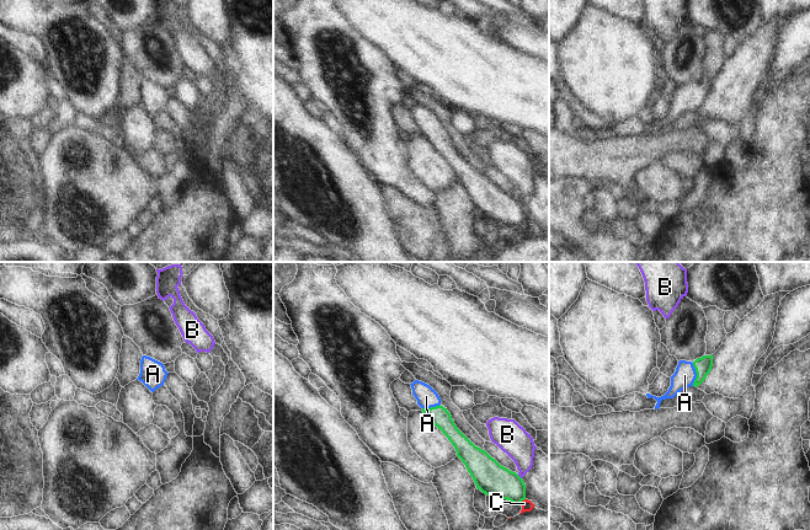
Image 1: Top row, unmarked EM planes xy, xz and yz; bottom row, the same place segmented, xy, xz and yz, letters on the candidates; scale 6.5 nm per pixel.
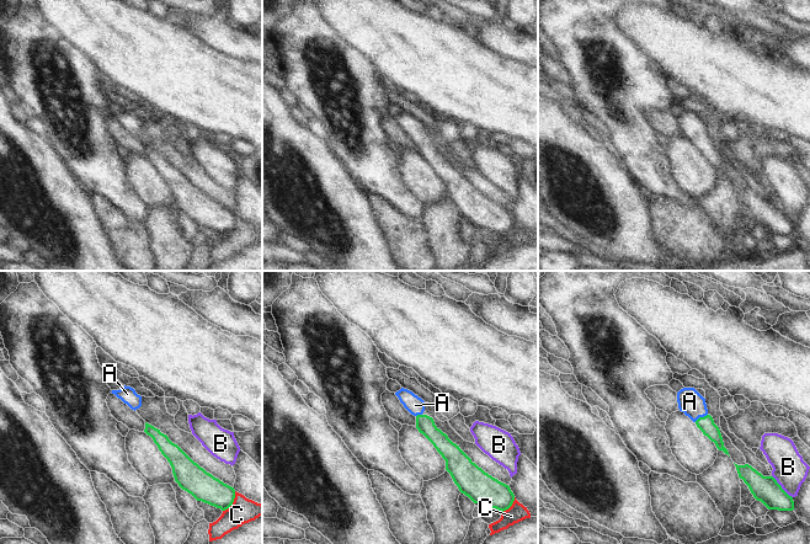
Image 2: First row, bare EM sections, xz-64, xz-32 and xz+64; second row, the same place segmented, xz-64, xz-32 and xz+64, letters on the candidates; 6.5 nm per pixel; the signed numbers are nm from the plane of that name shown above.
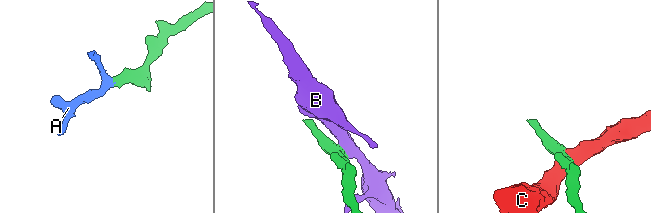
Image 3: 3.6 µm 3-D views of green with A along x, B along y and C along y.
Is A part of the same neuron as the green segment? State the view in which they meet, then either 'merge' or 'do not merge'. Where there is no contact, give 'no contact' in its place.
contact in yz; merge

